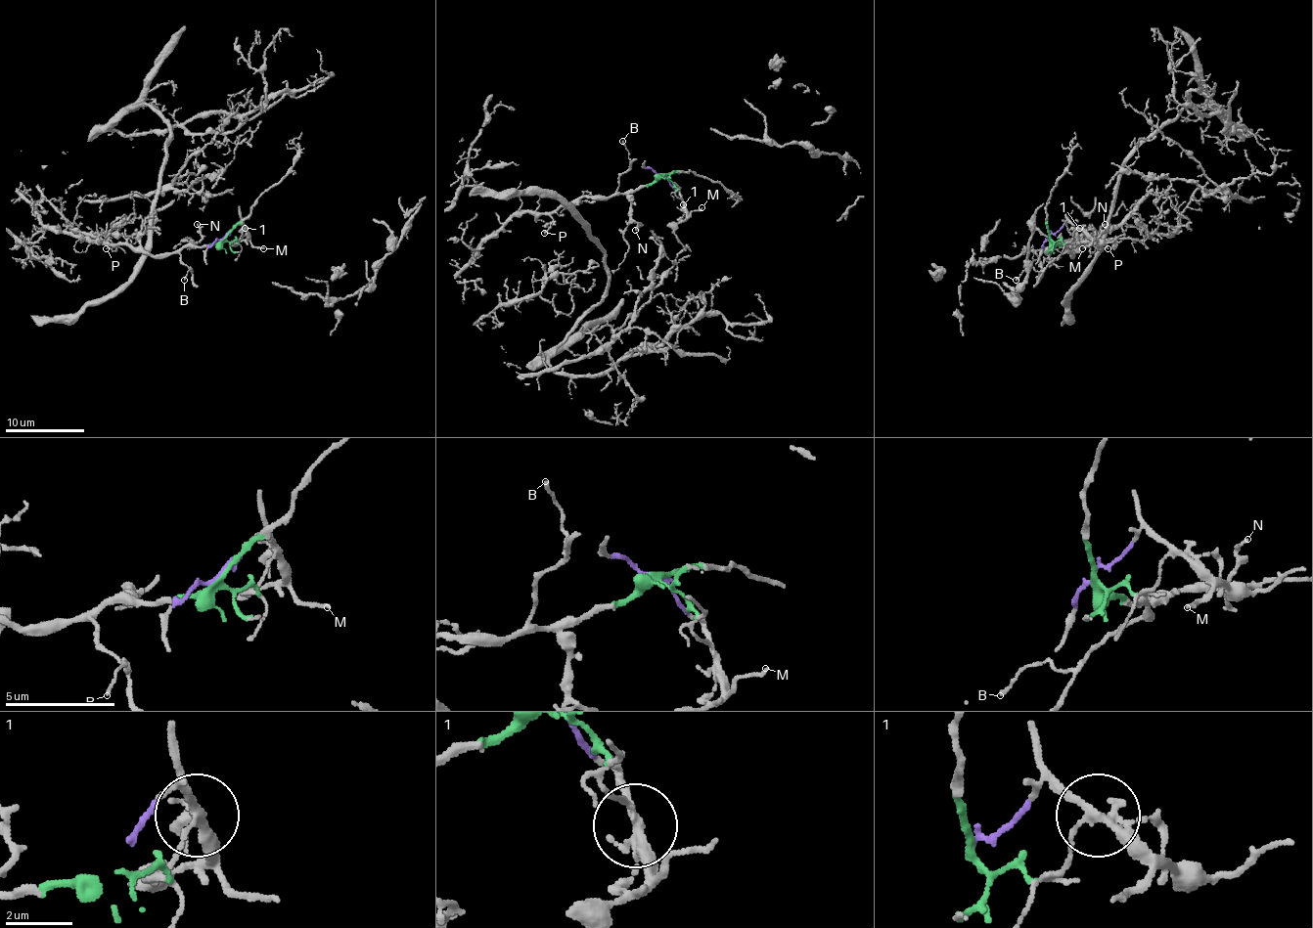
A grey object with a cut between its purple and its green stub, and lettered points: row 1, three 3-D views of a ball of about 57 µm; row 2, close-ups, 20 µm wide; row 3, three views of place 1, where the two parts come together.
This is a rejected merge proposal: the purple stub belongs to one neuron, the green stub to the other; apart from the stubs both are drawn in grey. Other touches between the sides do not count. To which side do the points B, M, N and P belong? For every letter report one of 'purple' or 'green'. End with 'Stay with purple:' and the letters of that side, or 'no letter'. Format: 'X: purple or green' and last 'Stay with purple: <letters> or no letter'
B: green
M: purple
N: green
P: green
Stay with purple: M

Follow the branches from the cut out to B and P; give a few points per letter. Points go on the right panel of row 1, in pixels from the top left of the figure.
B: (1049, 237), (1068, 248), (1041, 271), (1026, 269), (1015, 281)
P: (1049, 237), (1059, 244), (1068, 246), (1072, 253), (1080, 244), (1108, 248)

